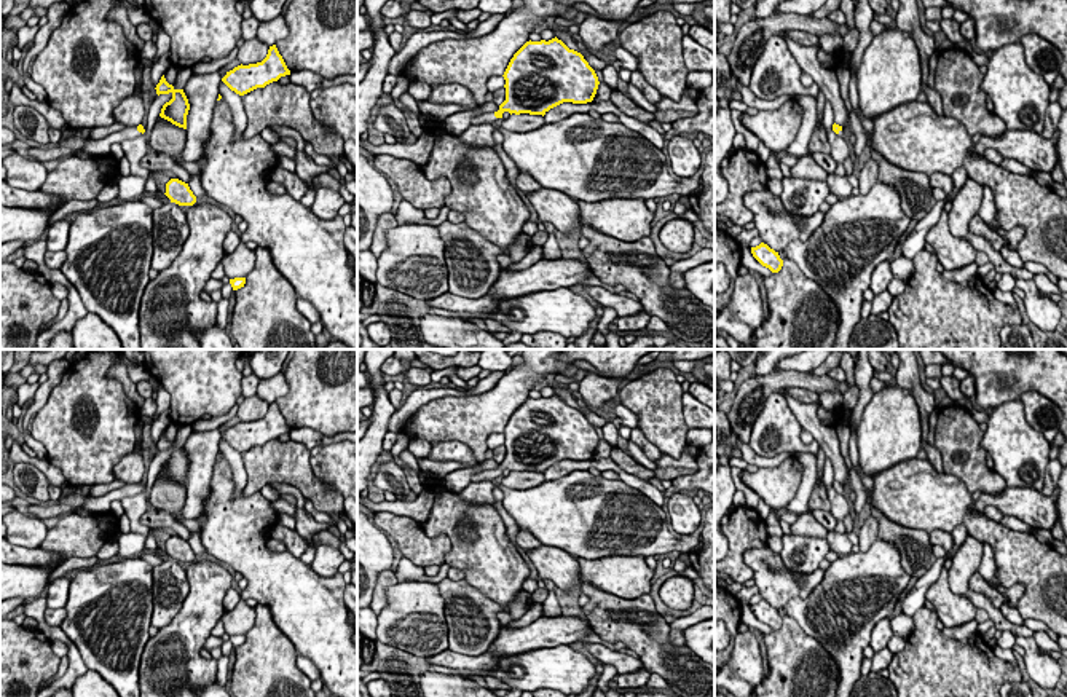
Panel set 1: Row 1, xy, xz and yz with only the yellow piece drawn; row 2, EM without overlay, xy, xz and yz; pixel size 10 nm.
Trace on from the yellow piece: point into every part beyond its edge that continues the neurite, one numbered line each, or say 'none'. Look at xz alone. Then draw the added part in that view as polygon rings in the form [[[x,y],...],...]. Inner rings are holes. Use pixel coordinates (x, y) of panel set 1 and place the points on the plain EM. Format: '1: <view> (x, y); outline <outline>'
1: xz (485, 474); outline [[[482,471],[472,475],[472,482],[483,482],[483,480],[494,480],[498,475],[494,474],[494,471]]]

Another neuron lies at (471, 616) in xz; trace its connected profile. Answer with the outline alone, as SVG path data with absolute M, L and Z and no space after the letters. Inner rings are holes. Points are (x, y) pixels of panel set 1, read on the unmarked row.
M445 577L437 587L445 601L448 649L464 656L483 654L499 633L498 614L504 608L464 579Z

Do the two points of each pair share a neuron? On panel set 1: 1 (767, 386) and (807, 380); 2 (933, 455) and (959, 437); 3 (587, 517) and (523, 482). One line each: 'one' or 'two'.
1: one
2: two
3: two

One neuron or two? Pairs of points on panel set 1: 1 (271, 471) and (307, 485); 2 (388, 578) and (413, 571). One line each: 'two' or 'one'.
1: one
2: two

